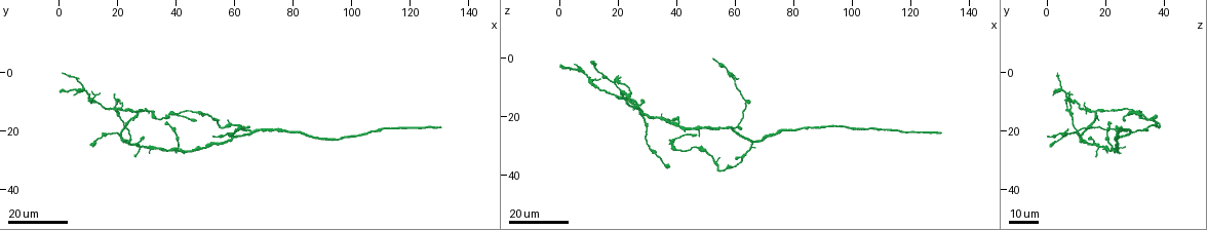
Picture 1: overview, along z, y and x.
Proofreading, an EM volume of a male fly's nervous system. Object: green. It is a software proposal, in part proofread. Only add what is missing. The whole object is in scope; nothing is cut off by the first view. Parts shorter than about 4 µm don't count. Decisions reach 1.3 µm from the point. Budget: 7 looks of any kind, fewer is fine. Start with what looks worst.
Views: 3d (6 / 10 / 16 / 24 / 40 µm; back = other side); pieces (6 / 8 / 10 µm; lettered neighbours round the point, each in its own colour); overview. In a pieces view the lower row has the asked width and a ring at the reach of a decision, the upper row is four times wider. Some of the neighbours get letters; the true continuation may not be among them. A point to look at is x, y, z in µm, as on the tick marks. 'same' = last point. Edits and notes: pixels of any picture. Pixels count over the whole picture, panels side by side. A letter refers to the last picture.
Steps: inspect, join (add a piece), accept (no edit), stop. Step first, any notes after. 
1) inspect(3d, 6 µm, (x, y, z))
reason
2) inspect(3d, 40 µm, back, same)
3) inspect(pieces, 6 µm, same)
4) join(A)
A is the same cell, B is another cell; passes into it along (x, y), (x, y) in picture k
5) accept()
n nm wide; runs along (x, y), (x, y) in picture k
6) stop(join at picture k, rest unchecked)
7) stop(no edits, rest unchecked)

inspect(3d, 16 µm, (130, 18, 25))
long arm stops here

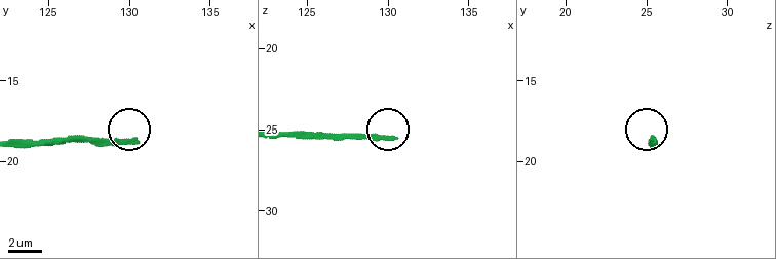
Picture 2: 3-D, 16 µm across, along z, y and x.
inspect(3d, 10 µm, (130.5, 18.6, 25.5))
closer look

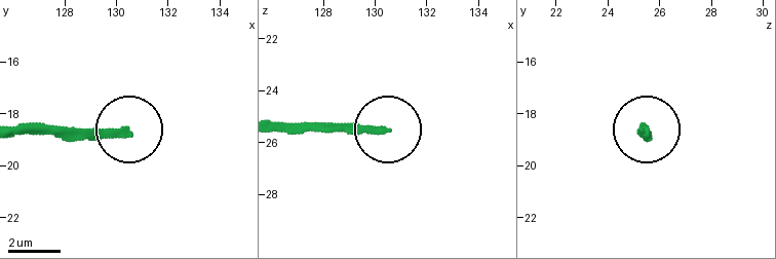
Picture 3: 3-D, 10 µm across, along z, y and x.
inspect(pieces, 10 µm, (130.3, 18.7, 25.5))

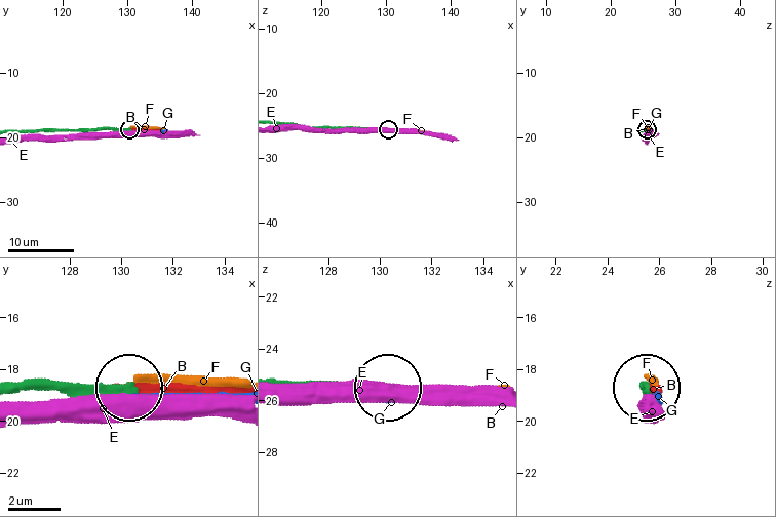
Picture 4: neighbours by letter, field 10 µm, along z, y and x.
accept()
240 nm wide; B, E, F and G are other cells; no lettered piece goes on from it

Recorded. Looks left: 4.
inspect(3d, 24 µm, (47, 16, 26))

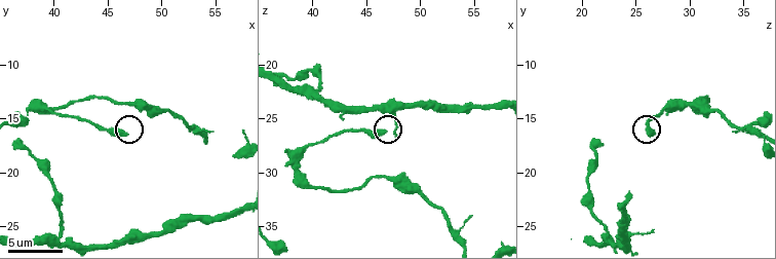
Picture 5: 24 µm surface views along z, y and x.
inspect(pieces, 10 µm, (46.6, 16.4, 26.2))

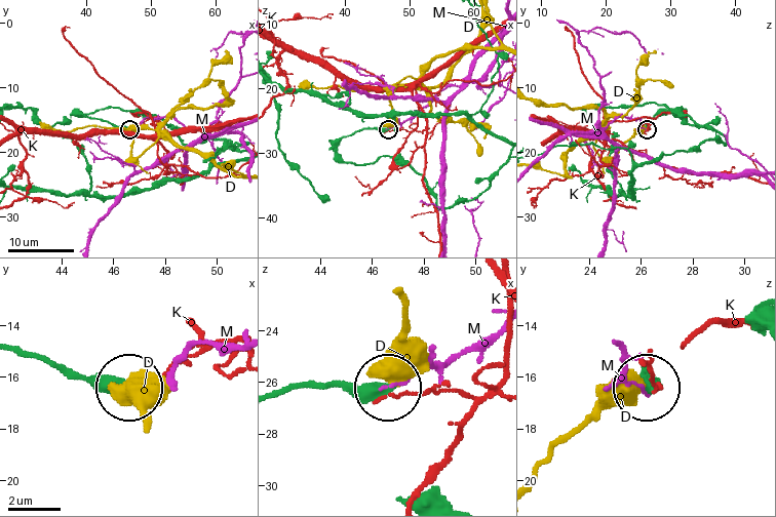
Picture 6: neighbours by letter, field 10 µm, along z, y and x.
accept()
D, K and M are other cells; runs along (275, 395), (295, 389), (385, 389) in picture 6; no lettered piece goes on from it

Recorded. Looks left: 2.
inspect(3d, 16 µm, (52, 23, 1))
branch stops here

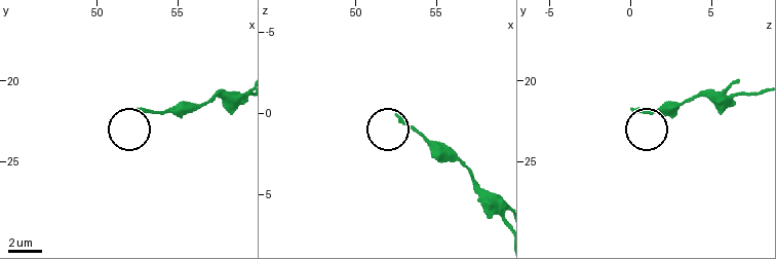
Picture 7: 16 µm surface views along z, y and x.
inspect(pieces, 6 µm, (52.7, 21.7, 0.2))
what lies round it

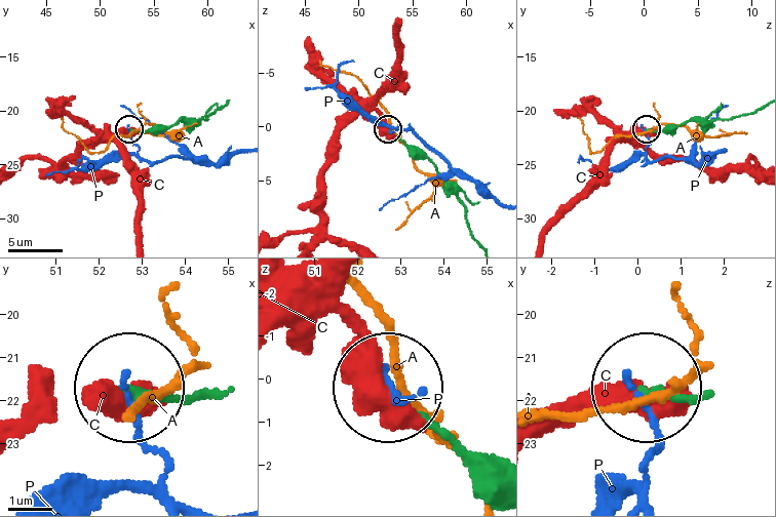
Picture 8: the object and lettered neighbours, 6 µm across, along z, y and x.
accept()
A, C and P are other cells; runs along (759, 109), (731, 118), (687, 121), (656, 132), (647, 130) in picture 8; none of them fits

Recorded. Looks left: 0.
stop(no edits, rest unchecked)

